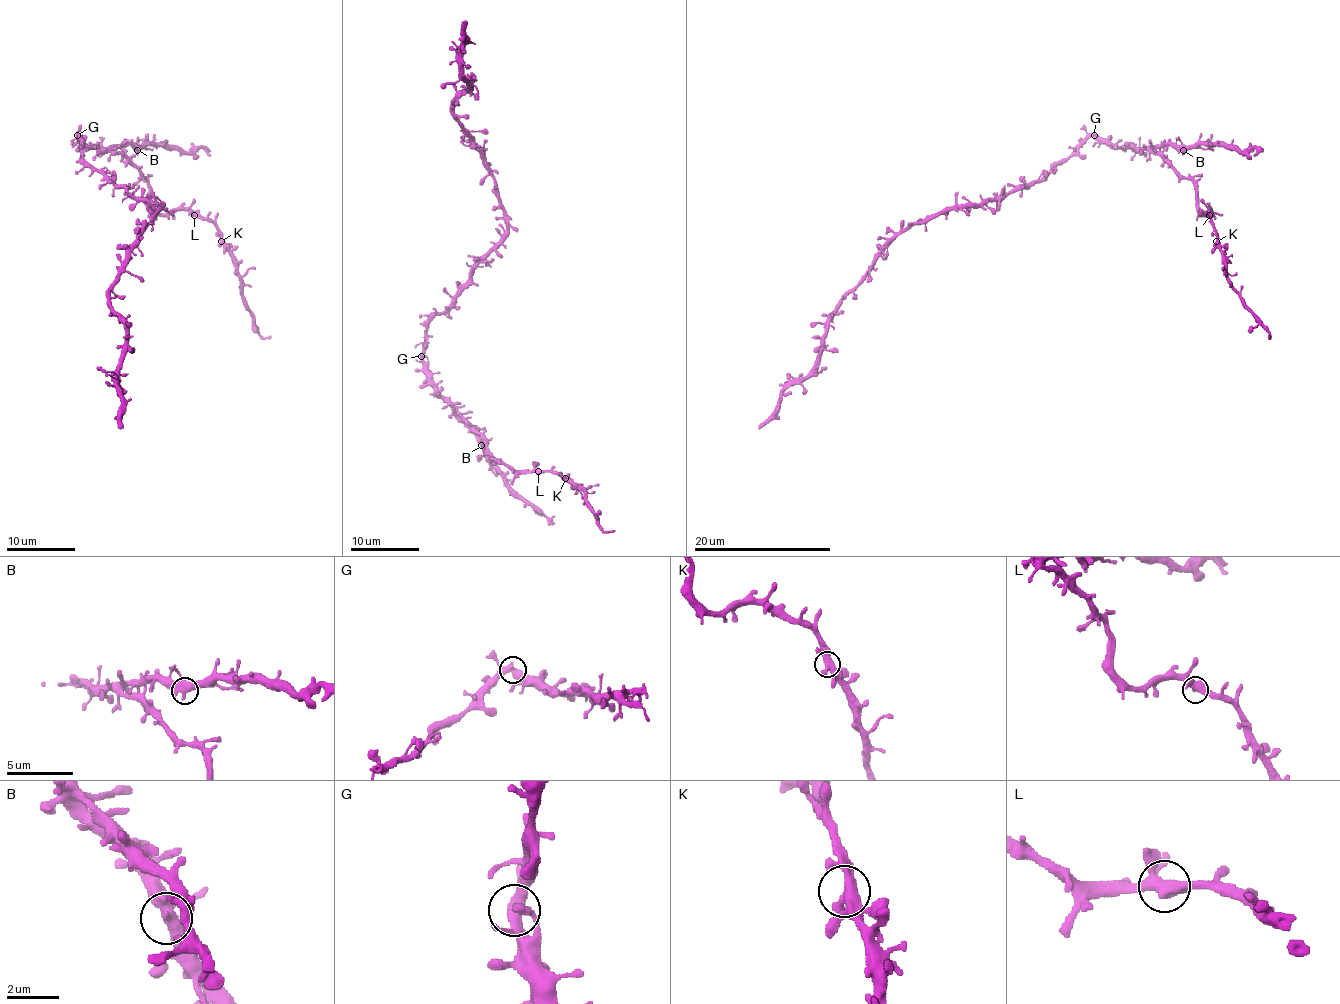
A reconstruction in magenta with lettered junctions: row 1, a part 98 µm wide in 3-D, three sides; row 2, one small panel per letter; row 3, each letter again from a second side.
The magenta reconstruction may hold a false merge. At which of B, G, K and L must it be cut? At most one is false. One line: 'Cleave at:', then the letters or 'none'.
Cleave at: G

